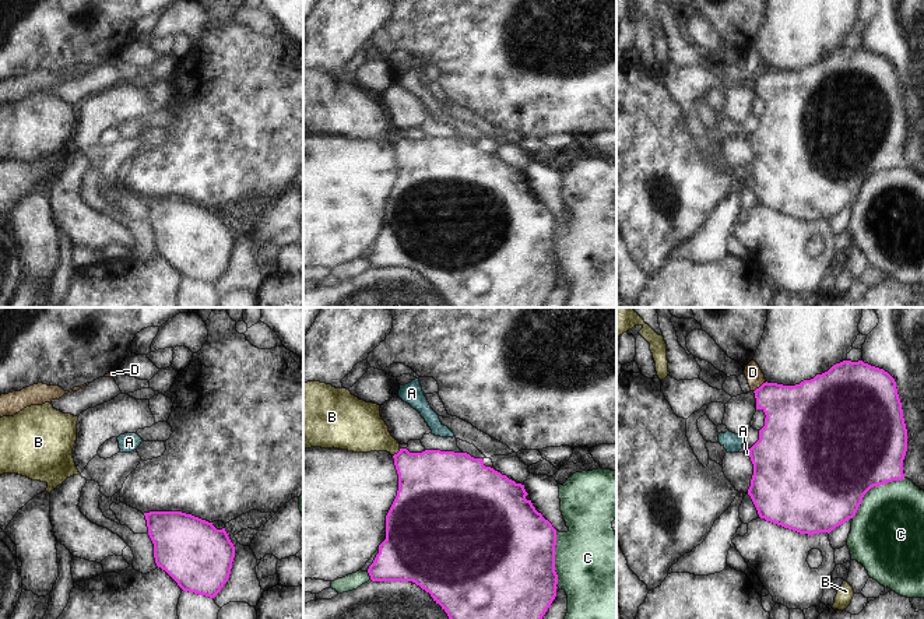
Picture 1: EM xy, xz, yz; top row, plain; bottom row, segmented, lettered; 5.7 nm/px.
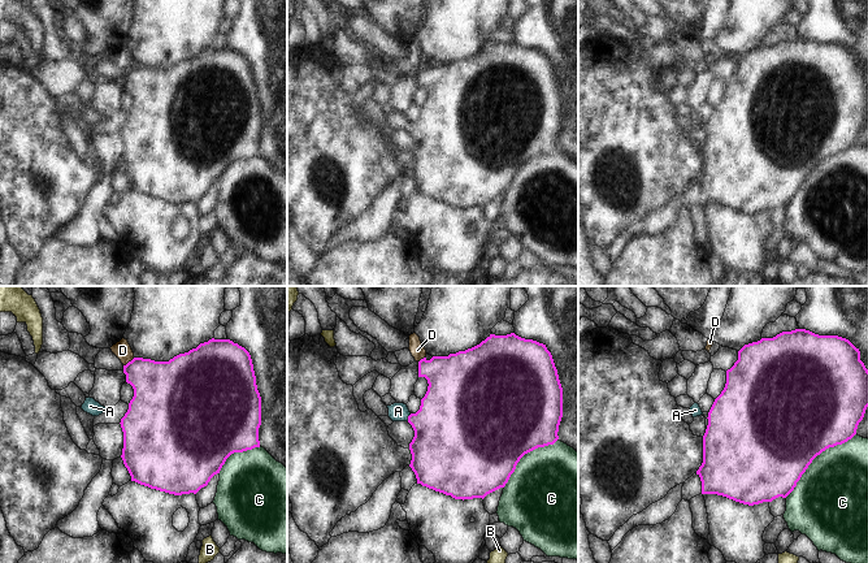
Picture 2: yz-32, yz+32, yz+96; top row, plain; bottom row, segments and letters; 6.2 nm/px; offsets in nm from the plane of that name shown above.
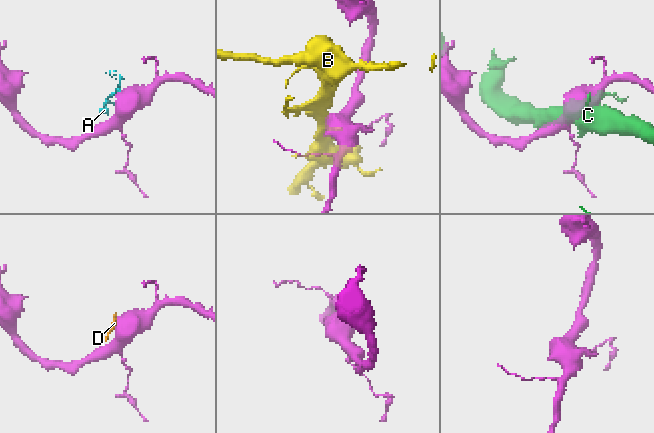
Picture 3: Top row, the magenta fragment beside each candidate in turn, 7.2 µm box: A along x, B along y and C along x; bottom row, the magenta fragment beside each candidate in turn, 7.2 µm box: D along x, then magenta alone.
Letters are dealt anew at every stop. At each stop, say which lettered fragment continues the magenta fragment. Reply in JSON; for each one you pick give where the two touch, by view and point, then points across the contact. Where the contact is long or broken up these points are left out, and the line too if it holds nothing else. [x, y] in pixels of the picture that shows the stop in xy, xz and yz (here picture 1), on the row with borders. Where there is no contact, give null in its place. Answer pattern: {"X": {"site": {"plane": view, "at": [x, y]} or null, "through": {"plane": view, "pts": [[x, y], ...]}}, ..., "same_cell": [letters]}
{"A": {"site": {"plane": "yz", "at": [748, 452]}, "through": {"plane": "yz", "pts": [[790, 460], [748, 452], [747, 453]]}}, "same_cell": ["A"]}

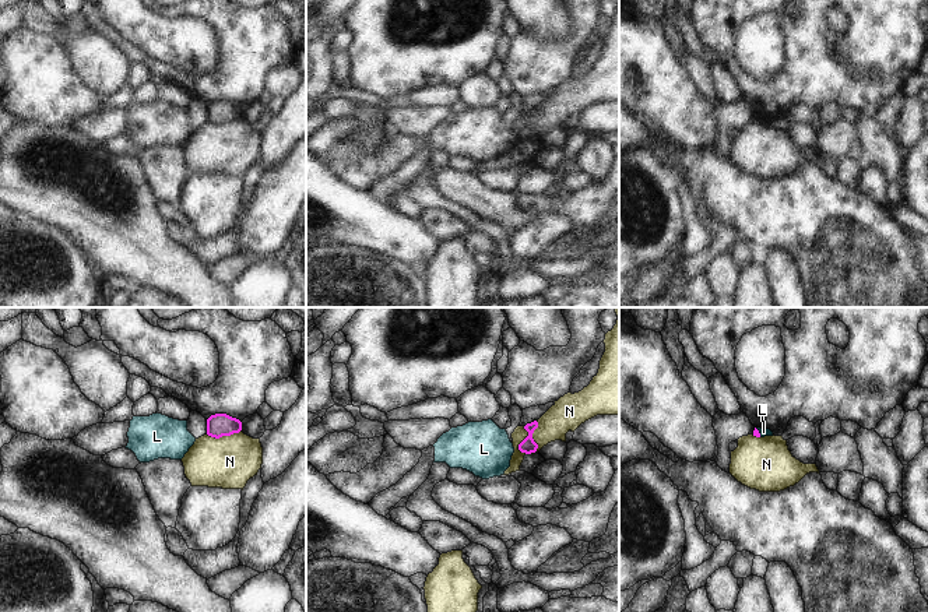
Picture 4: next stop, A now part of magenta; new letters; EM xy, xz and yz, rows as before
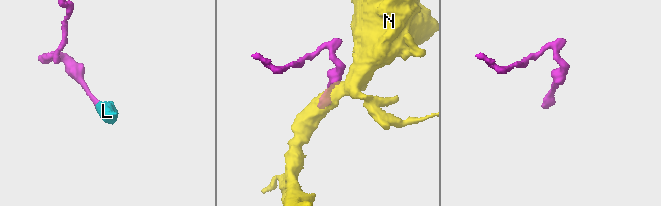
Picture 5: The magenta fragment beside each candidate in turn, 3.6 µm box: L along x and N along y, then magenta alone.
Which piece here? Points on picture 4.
{"same_cell": []}

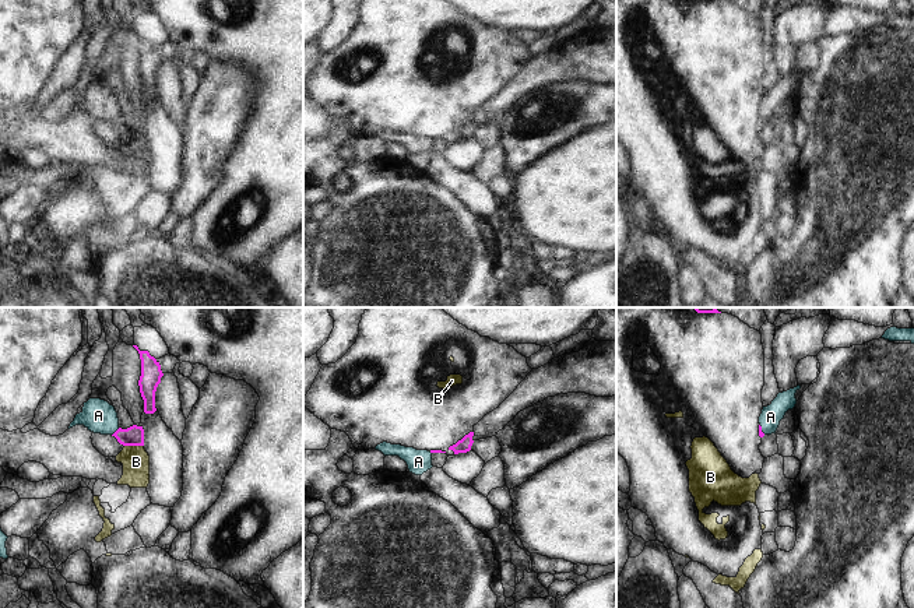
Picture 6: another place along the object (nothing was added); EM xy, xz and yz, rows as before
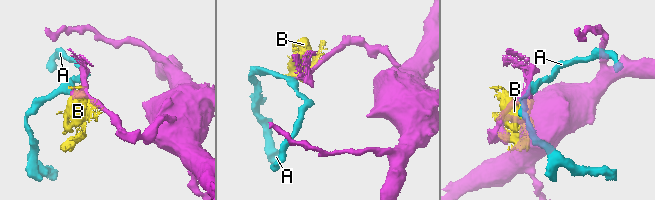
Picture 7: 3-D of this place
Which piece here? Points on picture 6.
{"same_cell": []}

